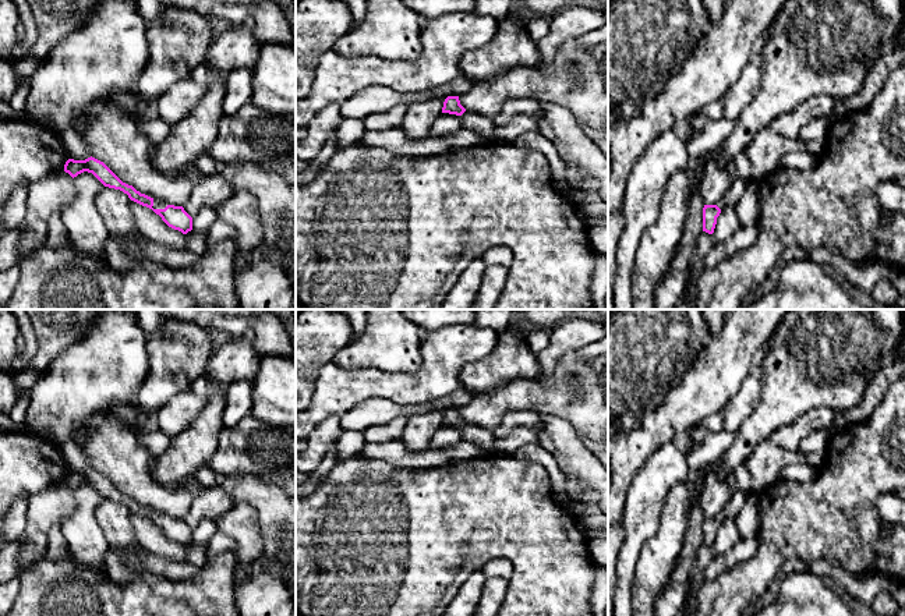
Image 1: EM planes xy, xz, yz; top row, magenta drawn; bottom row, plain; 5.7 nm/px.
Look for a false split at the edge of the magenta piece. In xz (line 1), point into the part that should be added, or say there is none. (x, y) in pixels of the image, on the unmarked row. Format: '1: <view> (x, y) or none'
1: xz (484, 438)

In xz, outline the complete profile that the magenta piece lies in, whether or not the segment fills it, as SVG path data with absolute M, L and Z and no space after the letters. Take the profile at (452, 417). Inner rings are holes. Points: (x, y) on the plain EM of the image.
M448 408L443 414L442 425L459 428L463 440L478 445L487 454L496 454L495 433L489 429L466 422L460 417L459 408Z

